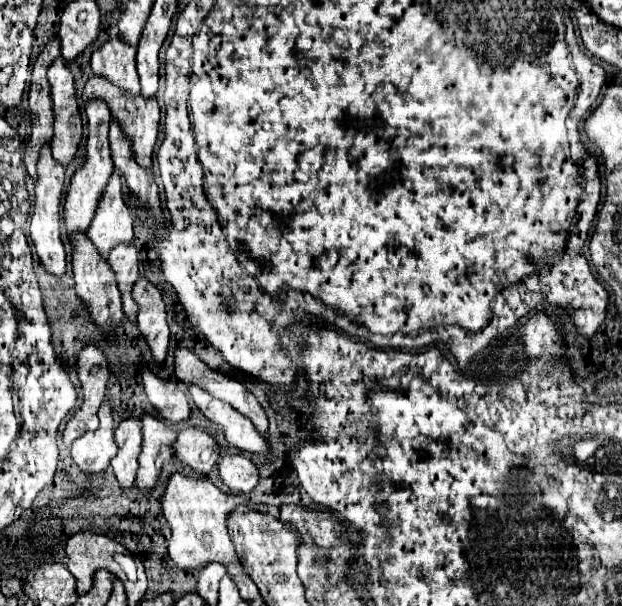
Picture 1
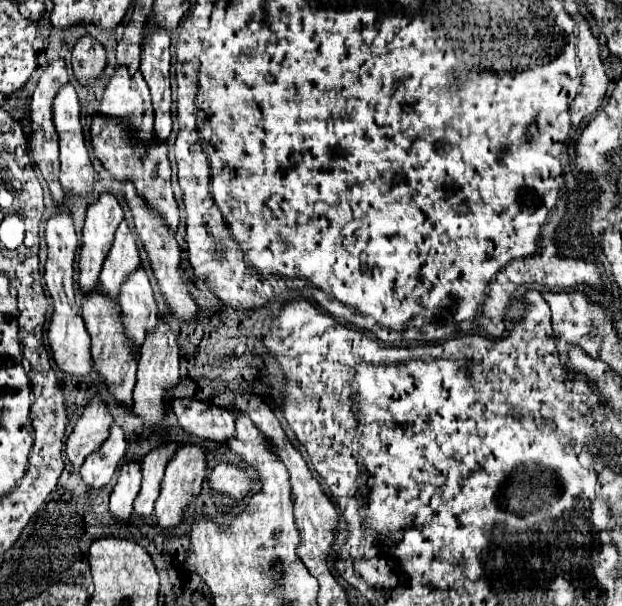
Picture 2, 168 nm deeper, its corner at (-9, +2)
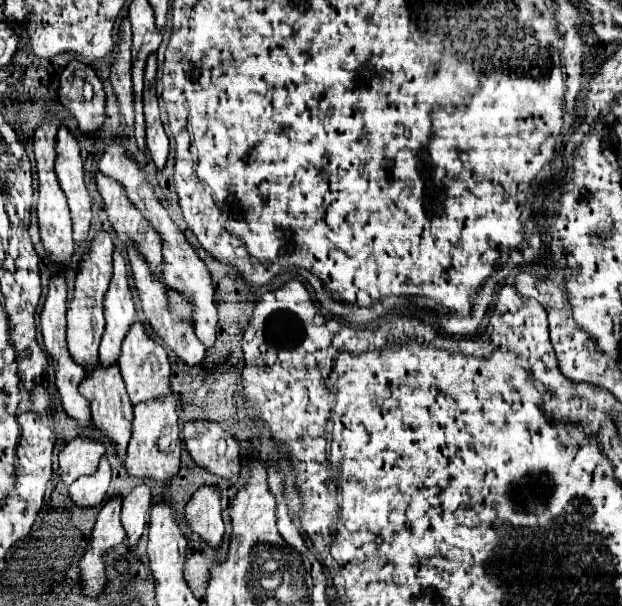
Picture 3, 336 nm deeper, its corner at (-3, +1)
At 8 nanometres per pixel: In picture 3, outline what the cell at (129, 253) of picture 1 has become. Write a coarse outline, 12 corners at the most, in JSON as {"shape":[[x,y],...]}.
{"shape":[[140,321],[118,365],[130,401],[172,393],[168,355]]}

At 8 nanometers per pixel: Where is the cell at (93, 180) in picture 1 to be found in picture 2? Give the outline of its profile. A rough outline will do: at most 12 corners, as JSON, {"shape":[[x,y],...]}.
{"shape":[[112,192],[86,210],[78,280],[98,284],[102,262],[124,218]]}

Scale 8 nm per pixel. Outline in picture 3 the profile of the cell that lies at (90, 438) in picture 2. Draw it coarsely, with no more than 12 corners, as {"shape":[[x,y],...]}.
{"shape":[[76,437],[60,451],[66,485],[96,471],[104,445]]}

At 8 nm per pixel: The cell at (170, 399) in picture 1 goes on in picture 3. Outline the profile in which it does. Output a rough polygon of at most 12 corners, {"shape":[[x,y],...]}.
{"shape":[[184,425],[192,461],[238,479],[240,445],[220,425]]}

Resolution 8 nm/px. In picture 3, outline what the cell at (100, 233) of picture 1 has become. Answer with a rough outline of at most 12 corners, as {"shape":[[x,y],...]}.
{"shape":[[114,251],[104,297],[100,363],[118,365],[124,335],[136,321],[128,265]]}

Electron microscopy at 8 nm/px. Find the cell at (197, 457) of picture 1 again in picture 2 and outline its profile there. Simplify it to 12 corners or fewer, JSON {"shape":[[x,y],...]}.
{"shape":[[184,444],[166,466],[154,506],[162,528],[180,522],[208,468],[202,446]]}

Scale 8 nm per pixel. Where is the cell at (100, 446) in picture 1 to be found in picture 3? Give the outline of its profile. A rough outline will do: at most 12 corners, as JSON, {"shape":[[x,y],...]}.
{"shape":[[102,457],[96,473],[70,485],[78,507],[98,507],[110,487],[110,463]]}

